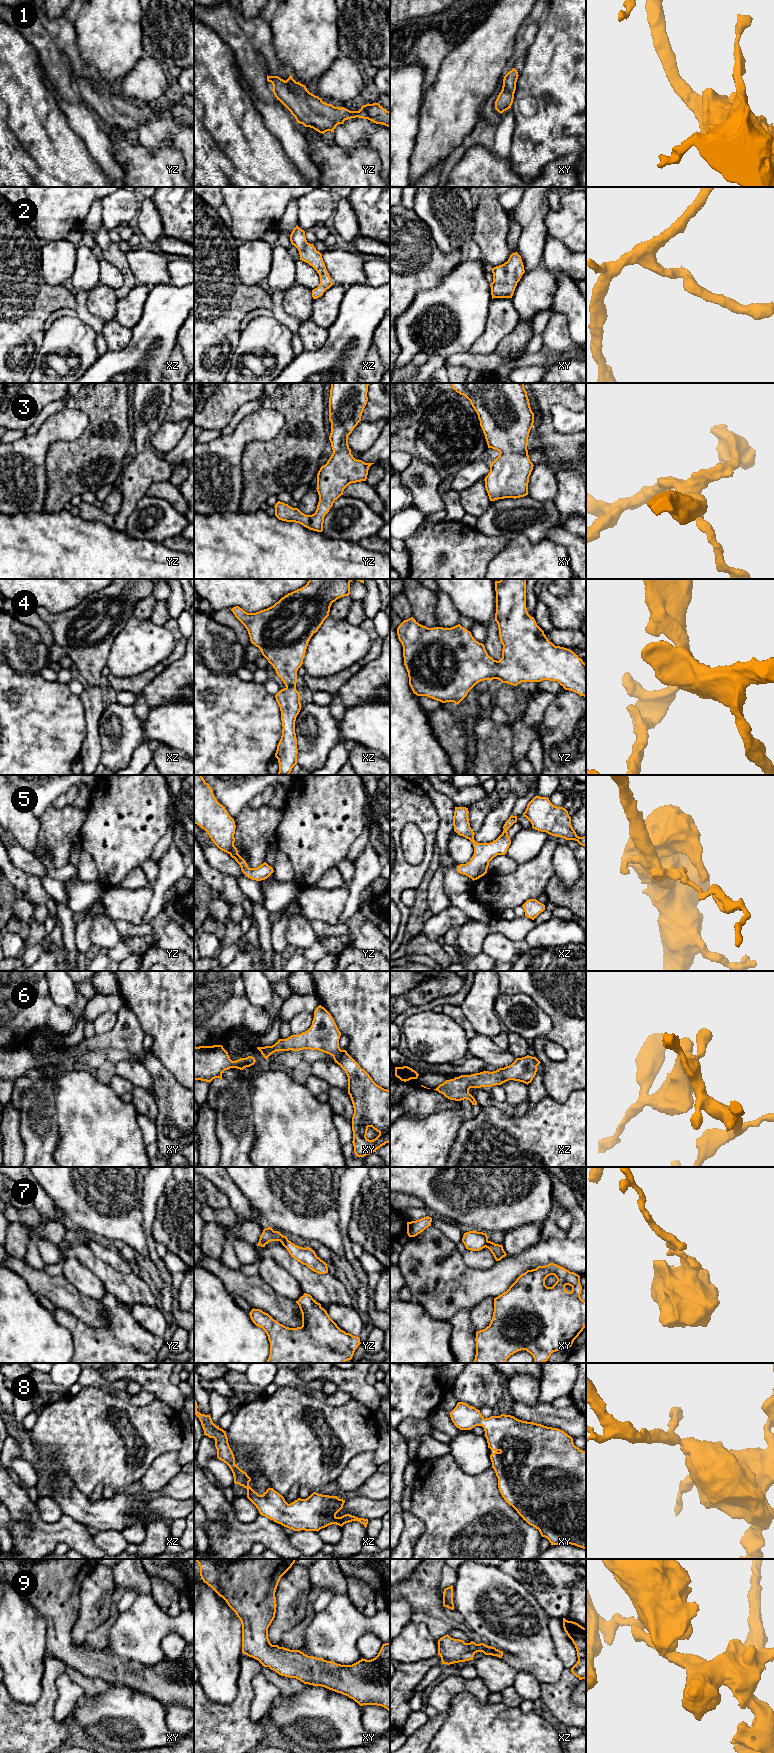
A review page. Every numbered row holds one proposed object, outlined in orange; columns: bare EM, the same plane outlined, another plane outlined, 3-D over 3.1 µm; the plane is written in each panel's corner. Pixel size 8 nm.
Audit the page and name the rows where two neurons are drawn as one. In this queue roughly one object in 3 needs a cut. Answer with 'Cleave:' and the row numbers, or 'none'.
Cleave: 7

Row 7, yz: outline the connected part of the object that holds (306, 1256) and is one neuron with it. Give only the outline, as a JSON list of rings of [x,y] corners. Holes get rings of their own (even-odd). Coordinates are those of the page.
[[[289,1240],[283,1246],[287,1249],[291,1257],[301,1264],[306,1265],[312,1271],[318,1274],[328,1273],[326,1262],[321,1260],[311,1248],[297,1246]]]

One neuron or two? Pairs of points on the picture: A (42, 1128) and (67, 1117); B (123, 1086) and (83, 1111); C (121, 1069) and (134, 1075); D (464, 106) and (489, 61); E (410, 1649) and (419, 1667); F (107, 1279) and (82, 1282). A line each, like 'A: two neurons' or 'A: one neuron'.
A: two neurons
B: two neurons
C: one neuron
D: one neuron
E: two neurons
F: two neurons

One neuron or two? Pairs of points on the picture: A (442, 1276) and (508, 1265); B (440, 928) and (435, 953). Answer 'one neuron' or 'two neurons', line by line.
A: one neuron
B: two neurons

